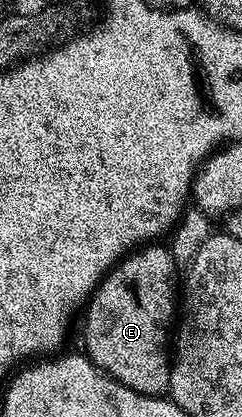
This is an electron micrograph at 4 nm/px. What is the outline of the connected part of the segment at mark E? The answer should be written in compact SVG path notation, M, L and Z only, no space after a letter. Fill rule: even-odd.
M153 242L118 260L84 309L84 351L89 359L111 378L144 396L164 397L169 391L171 325L175 320L173 307L179 304L179 265L172 251L163 245Z

